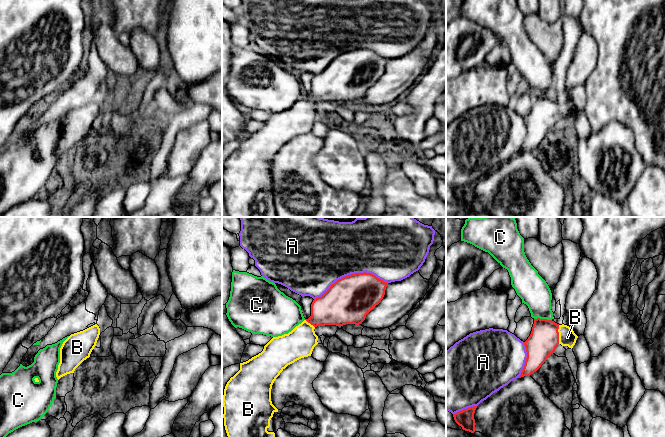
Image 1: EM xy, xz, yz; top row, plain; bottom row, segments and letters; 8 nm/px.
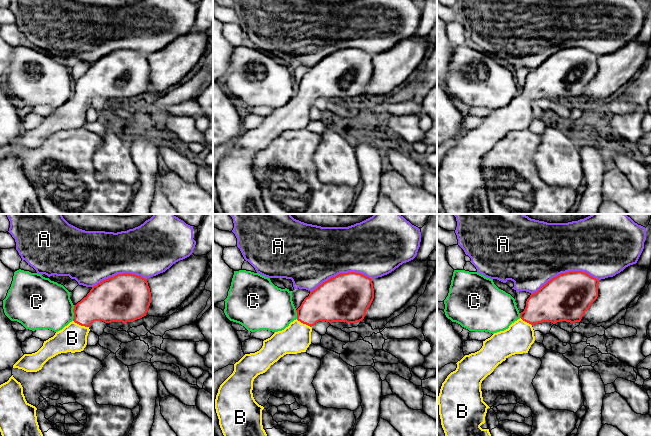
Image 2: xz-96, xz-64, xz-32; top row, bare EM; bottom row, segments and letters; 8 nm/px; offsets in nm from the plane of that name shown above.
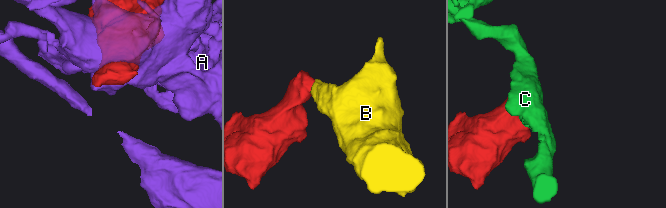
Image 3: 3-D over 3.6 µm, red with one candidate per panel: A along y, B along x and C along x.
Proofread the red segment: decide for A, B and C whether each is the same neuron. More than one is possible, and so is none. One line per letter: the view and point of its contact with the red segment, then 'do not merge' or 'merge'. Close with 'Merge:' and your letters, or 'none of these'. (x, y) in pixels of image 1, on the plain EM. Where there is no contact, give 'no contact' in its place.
A: xz (351, 50) | do not merge
B: yz (558, 110) | merge
C: yz (543, 95) | do not merge
Merge: B

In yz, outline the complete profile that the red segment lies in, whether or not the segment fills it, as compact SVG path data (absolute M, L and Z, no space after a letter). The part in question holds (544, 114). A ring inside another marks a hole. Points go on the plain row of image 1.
M534 95L531 110L524 118L527 134L519 154L536 148L559 120L572 125L577 114L573 105L567 101L547 95Z

